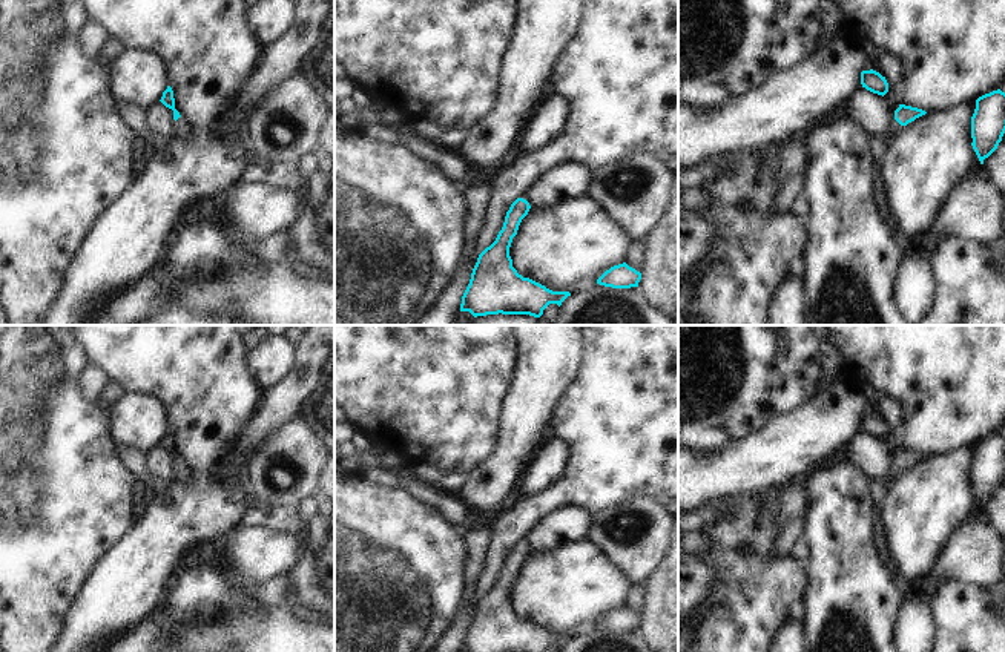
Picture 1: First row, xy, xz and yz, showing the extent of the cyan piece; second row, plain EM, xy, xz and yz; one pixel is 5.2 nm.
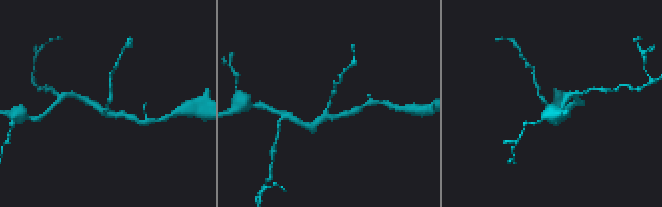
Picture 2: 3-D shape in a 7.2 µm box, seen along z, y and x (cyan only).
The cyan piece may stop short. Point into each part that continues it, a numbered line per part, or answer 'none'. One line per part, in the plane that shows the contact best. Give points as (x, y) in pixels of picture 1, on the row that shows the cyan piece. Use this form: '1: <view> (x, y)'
1: yz (893, 129)

